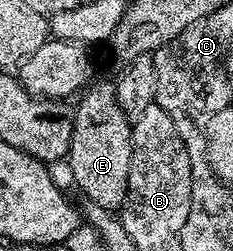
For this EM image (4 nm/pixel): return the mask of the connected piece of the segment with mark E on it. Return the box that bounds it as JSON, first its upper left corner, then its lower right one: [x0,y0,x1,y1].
[68,80,132,211]

